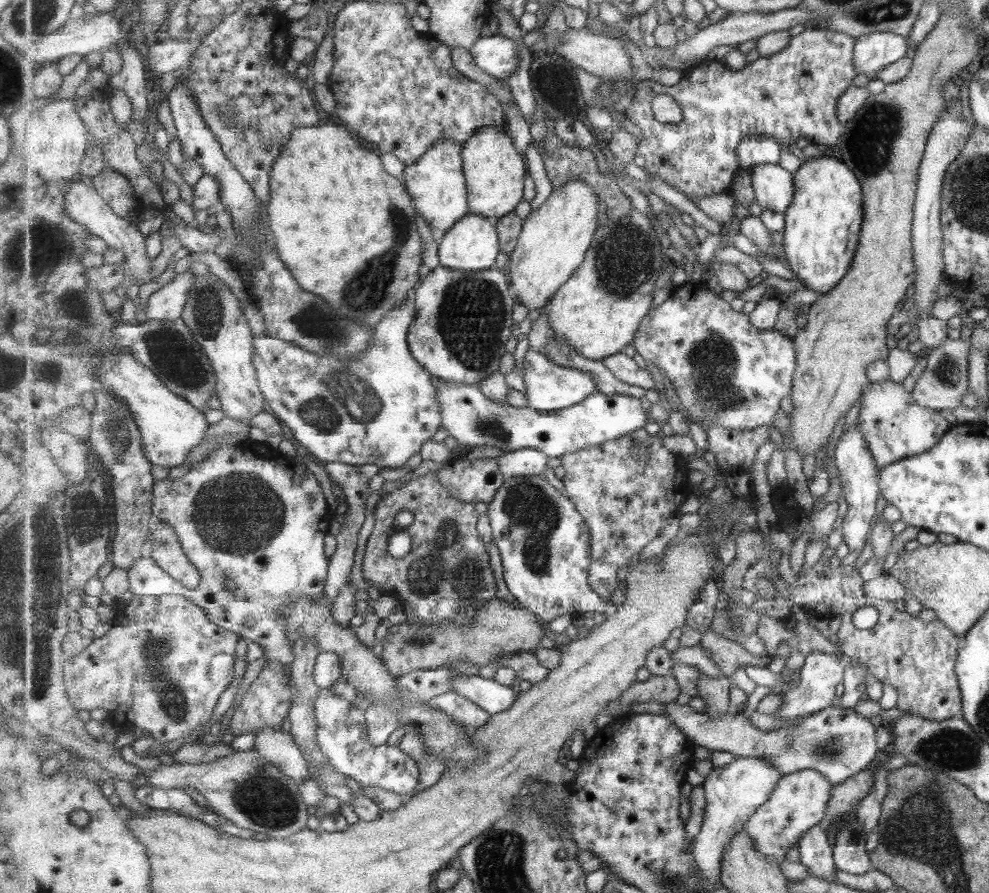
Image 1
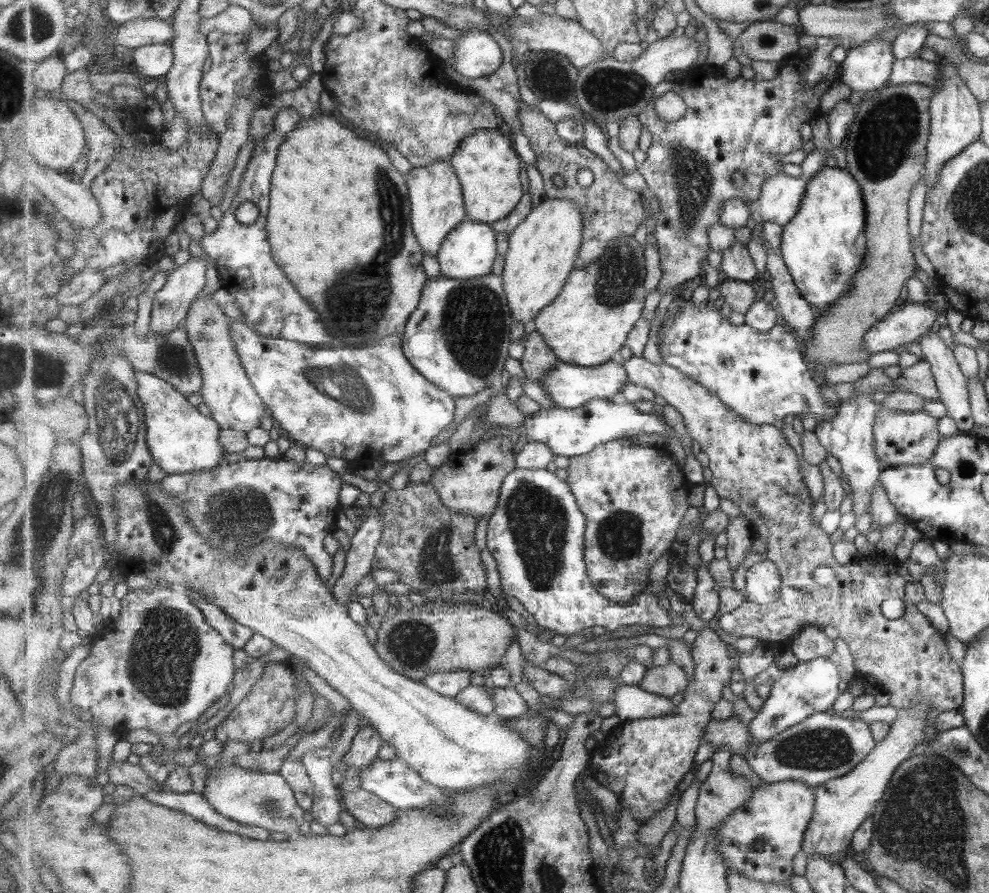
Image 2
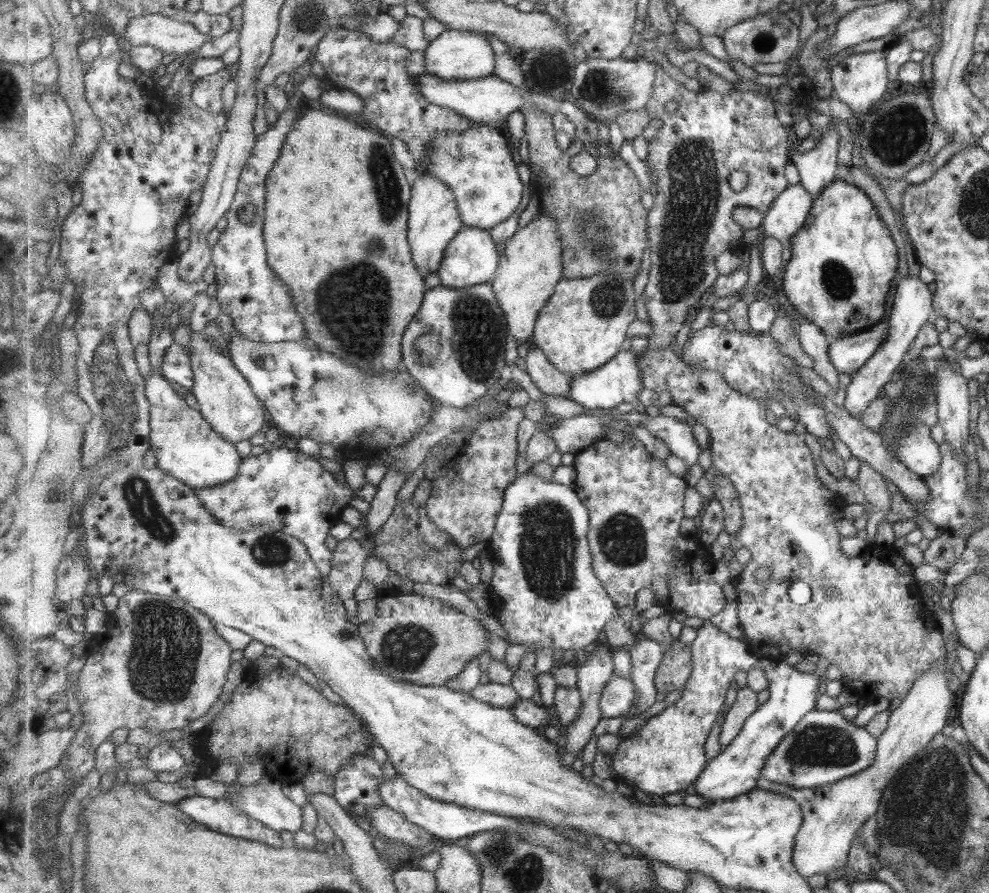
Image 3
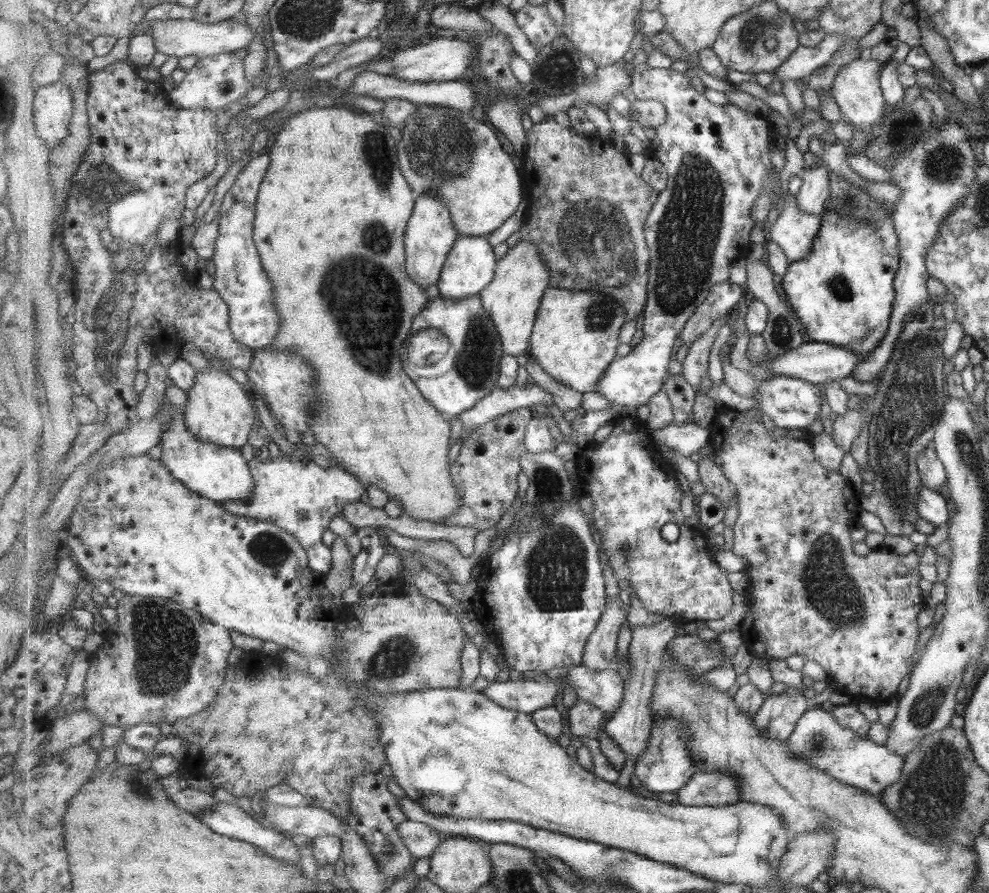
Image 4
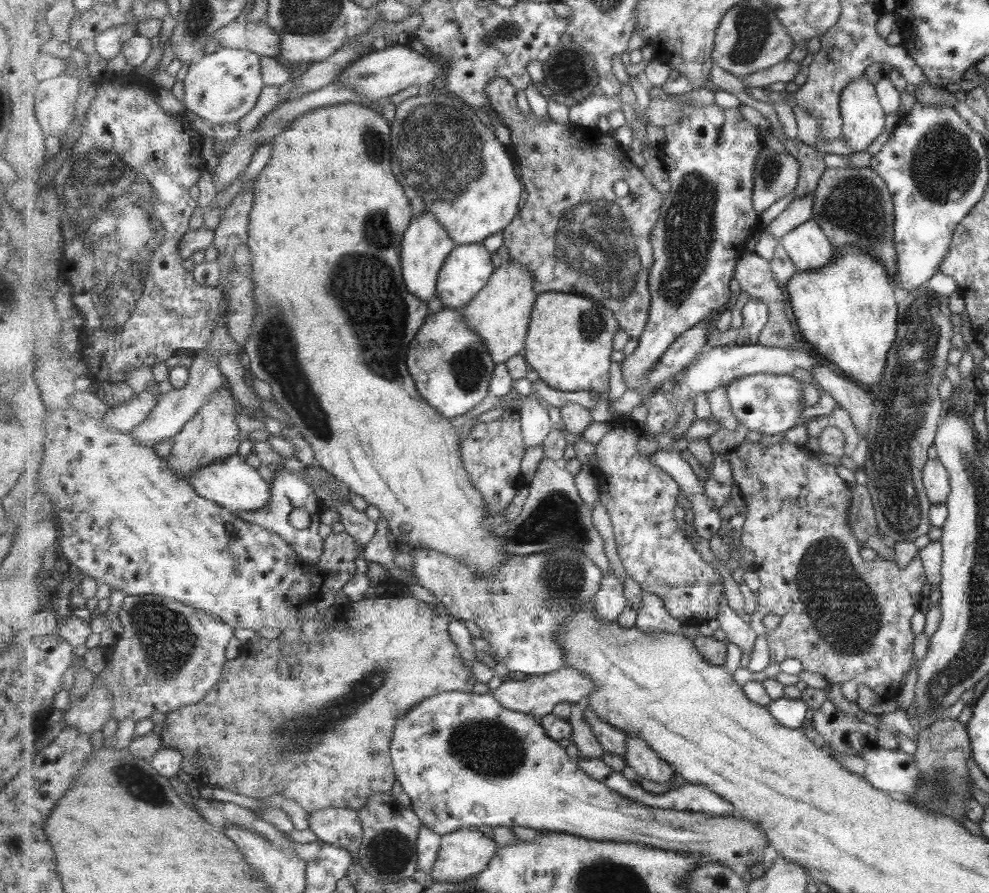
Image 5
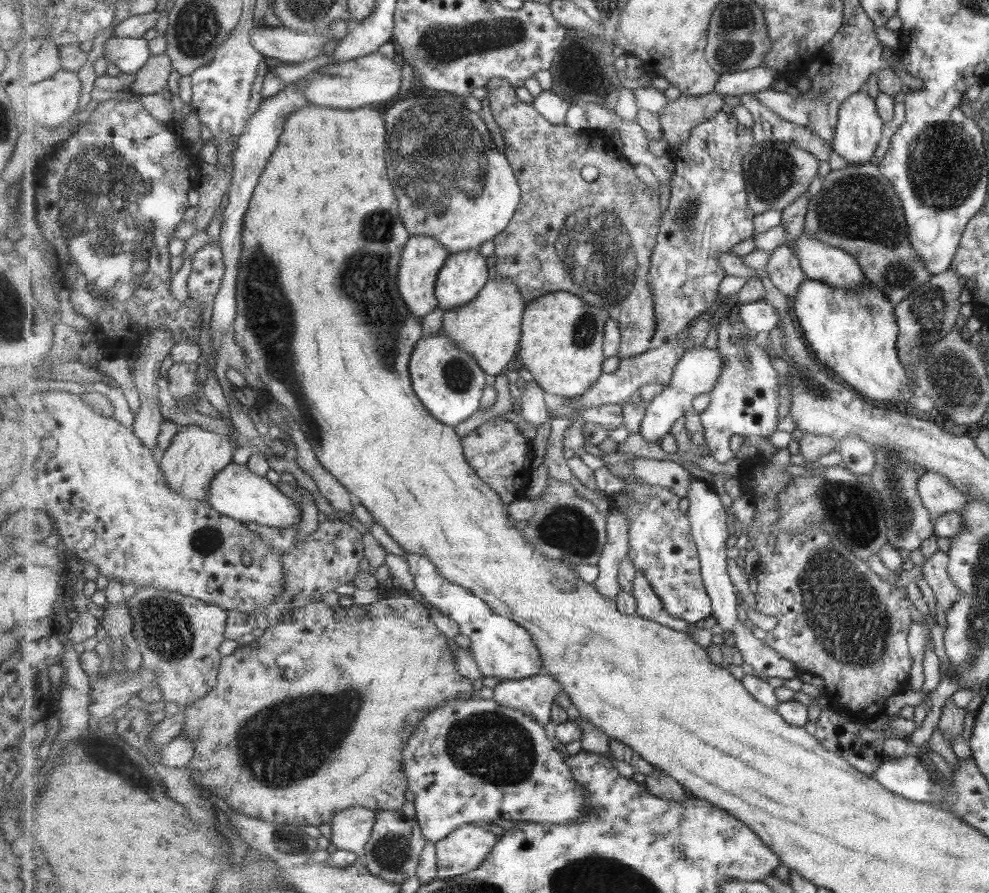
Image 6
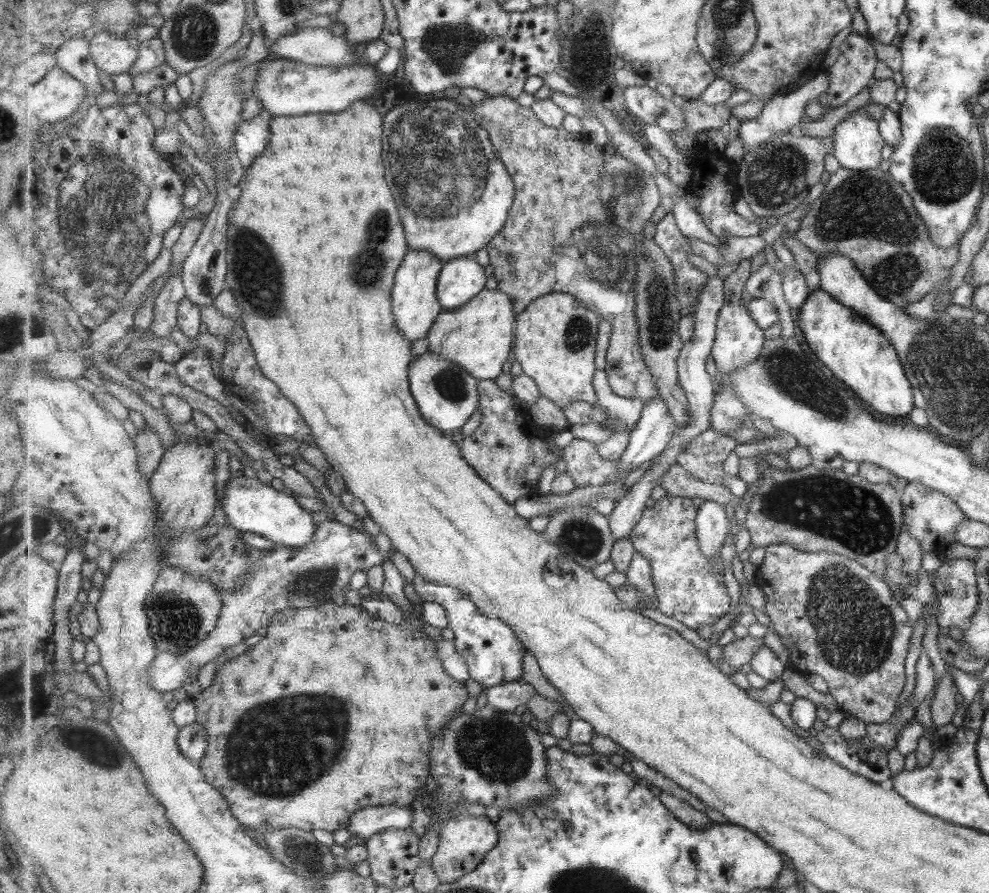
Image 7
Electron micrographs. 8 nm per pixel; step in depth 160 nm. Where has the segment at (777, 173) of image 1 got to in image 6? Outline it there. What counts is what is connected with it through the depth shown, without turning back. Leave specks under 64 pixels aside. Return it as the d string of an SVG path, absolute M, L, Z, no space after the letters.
M804 231L794 240L794 252L802 262L807 279L825 281L829 286L858 291L865 276L853 255L831 246Z

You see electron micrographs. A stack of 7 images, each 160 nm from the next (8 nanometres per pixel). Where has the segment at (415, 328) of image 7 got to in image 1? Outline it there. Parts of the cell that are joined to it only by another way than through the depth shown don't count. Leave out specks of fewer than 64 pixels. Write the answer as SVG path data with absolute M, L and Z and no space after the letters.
M456 140L439 141L404 171L405 185L414 198L414 206L418 214L433 228L437 240L470 213L463 149L462 144Z

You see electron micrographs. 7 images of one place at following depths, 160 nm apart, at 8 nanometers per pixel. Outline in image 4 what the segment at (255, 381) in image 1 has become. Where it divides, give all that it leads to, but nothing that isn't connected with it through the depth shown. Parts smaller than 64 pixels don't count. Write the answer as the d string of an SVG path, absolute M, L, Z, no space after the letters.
M211 366L201 369L197 372L195 386L187 392L187 396L185 424L191 434L195 434L203 442L240 450L247 445L253 426L257 426L258 413L253 405L253 398L249 397L243 385L233 375L227 374L227 370Z

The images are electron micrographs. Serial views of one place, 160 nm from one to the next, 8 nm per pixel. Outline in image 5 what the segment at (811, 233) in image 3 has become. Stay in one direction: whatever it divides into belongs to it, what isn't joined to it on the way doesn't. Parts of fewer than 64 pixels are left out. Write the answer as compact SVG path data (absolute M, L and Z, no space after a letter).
M853 245L835 248L837 256L830 264L821 269L798 271L786 284L787 294L793 306L802 336L814 346L818 354L831 364L835 364L848 378L860 382L870 391L873 384L881 381L885 372L886 354L895 340L895 300L893 286L887 284L887 273L884 264L872 257L865 249Z

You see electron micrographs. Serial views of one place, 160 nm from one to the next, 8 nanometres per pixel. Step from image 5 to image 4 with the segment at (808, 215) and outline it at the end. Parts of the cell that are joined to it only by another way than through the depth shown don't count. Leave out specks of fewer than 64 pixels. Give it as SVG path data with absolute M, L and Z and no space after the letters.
M821 161L806 168L802 179L804 181L797 195L799 209L809 214L823 215L830 193L828 166Z

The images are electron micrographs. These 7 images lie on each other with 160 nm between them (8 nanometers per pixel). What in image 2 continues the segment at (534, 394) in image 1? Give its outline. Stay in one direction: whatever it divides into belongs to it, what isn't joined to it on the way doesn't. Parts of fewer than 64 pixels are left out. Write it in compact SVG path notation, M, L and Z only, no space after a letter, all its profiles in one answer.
M616 357L601 366L594 367L579 366L558 359L558 363L553 365L549 372L546 372L541 383L542 387L547 391L547 395L555 403L555 407L573 410L587 405L587 402L591 402L595 398L612 400L613 396L621 392L622 388L629 382L626 367Z

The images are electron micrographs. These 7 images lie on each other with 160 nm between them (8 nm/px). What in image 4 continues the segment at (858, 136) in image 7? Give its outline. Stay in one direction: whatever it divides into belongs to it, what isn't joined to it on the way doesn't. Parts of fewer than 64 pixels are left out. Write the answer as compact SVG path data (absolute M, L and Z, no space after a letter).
M861 59L853 60L845 66L841 66L841 70L837 70L830 86L830 96L838 106L841 118L845 118L849 124L852 124L858 131L872 132L869 130L871 124L882 118L883 114L883 95L880 86L879 73L882 73L883 64L877 60Z

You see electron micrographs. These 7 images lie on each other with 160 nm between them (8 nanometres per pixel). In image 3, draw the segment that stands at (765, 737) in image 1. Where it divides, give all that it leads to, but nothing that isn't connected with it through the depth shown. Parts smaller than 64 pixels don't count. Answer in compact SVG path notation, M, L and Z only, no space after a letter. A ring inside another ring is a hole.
M615 674L603 693L600 705L605 718L619 718L628 716L636 707L637 701L638 690L631 679ZM812 710L767 757L762 776L798 789L831 785L869 768L876 757L876 738L846 720L837 710Z

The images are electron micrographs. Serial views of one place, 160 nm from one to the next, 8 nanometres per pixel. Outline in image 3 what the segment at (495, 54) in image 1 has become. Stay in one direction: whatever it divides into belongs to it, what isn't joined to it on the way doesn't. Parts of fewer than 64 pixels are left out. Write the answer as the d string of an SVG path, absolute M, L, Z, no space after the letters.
M443 31L425 51L425 69L448 81L477 80L491 76L496 70L494 46L481 33L475 31Z

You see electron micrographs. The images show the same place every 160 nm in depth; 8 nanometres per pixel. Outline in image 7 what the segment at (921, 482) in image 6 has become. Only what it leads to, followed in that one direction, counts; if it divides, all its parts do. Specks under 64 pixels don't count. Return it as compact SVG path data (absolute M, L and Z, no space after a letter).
M917 482L907 483L899 493L901 495L903 522L907 534L913 536L919 542L922 553L941 556L947 550L947 546L951 542L955 542L957 526L959 522L966 520L966 515L946 495Z

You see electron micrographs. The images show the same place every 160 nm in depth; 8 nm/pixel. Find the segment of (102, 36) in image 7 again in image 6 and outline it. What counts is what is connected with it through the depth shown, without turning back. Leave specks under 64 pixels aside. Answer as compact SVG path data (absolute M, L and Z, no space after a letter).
M109 38L103 46L103 57L117 64L122 72L136 74L151 59L149 41L145 38Z

